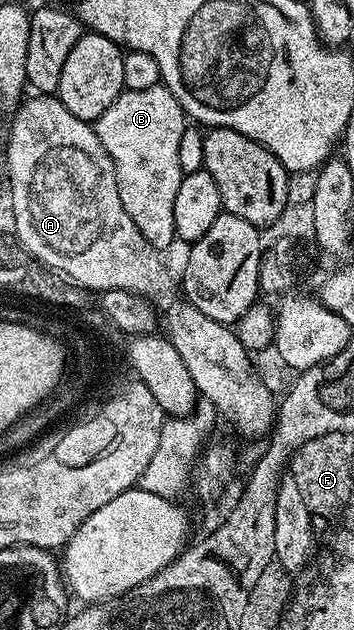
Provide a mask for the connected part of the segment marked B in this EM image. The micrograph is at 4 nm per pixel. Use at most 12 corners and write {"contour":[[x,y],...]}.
{"contour":[[159,83],[94,126],[140,235],[166,251],[186,112]]}

